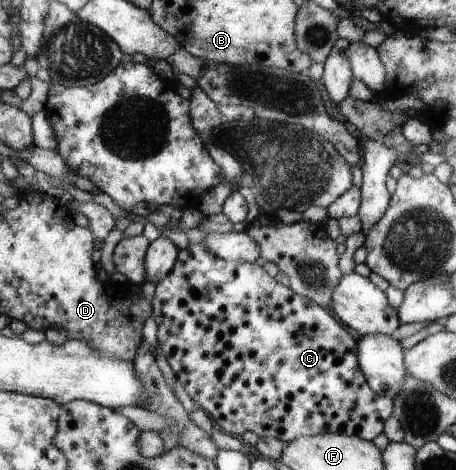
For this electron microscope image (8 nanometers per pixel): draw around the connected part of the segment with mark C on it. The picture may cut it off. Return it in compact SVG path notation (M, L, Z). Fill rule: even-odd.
M203 243L188 244L178 250L177 260L172 271L157 283L152 299L154 321L157 325L157 341L160 341L162 355L166 357L175 379L184 387L184 391L194 399L213 421L214 427L228 435L242 437L246 431L253 431L259 438L274 438L285 444L300 436L311 436L323 433L360 436L362 439L373 441L386 428L386 421L394 415L394 399L376 392L366 380L359 368L358 348L356 339L340 325L330 310L324 309L309 299L296 295L286 285L274 281L258 263L240 263L234 265L232 260L225 260L204 247Z

